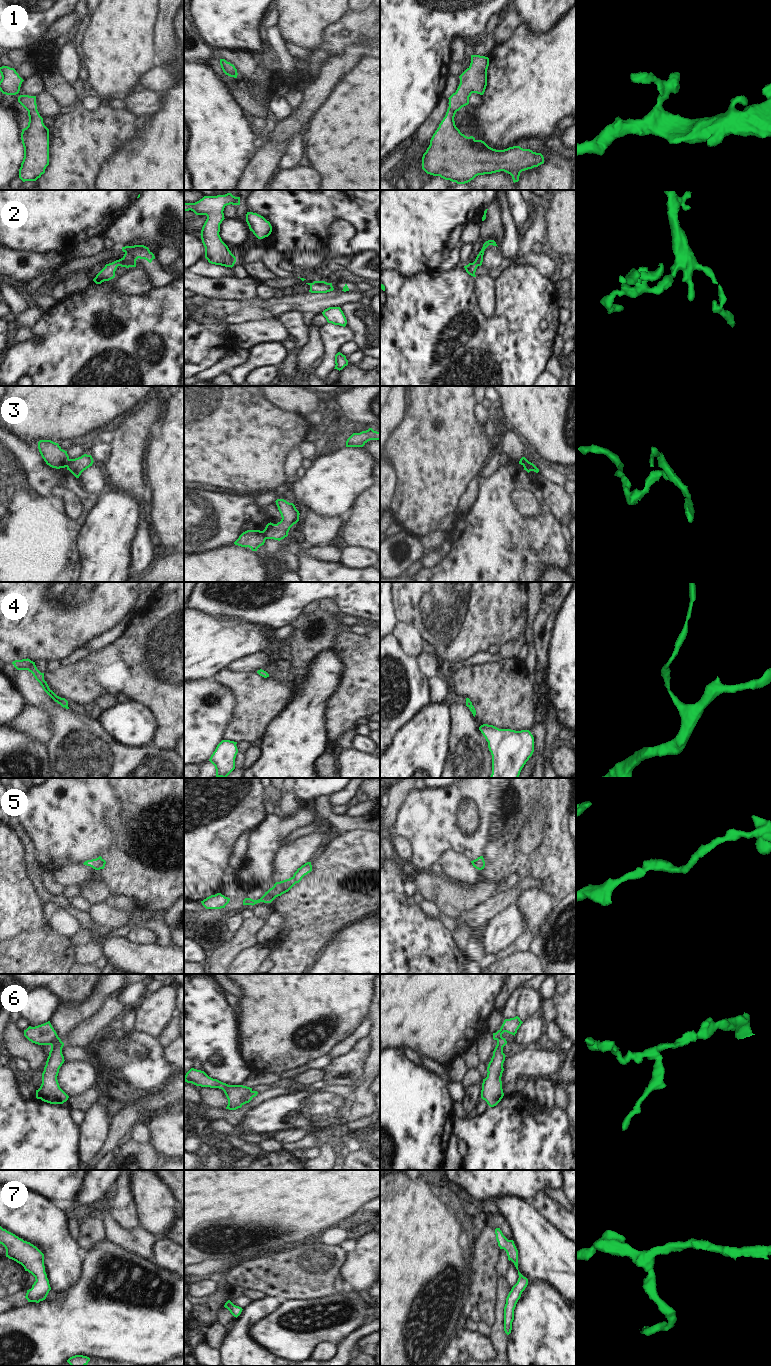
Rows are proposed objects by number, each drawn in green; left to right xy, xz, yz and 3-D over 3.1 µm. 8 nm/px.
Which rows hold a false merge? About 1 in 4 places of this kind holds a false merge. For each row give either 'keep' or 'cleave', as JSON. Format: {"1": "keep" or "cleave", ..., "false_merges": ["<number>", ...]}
{"1": "keep", "2": "keep", "3": "cleave", "4": "keep", "5": "keep", "6": "cleave", "7": "keep", "false_merges": ["3", "6"]}

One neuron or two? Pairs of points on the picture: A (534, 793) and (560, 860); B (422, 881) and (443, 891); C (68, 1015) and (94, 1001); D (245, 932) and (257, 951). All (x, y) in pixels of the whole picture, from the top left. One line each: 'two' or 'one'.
A: one
B: one
C: one
D: two

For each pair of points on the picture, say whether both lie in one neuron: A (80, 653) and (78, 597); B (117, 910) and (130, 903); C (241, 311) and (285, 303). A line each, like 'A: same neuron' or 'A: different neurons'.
A: different neurons
B: same neuron
C: same neuron

